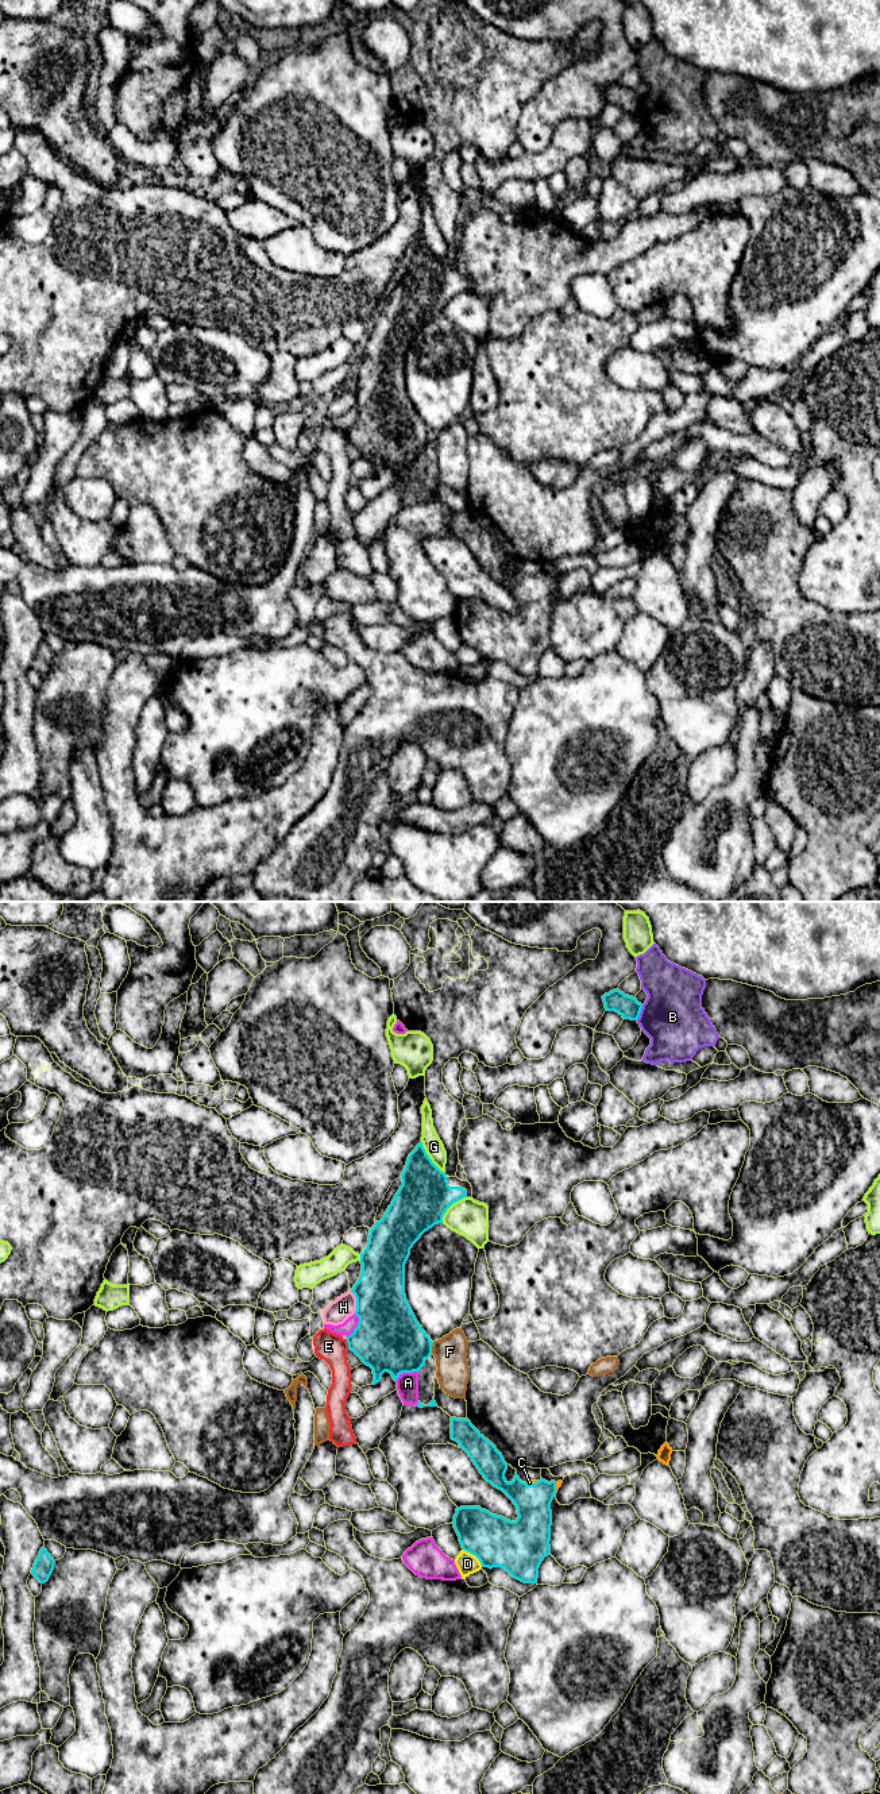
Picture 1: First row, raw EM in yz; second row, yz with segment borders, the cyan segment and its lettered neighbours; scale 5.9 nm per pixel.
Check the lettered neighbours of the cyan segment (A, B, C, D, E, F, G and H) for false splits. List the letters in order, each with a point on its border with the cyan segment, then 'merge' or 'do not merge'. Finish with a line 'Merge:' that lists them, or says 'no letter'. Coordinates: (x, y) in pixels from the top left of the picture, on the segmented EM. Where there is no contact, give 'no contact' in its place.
A: yz (405, 1372) | do not merge
B: yz (639, 1013) | do not merge
C: yz (532, 1484) | merge
D: yz (474, 1554) | do not merge
E: yz (348, 1345) | do not merge
F: yz (431, 1347) | do not merge
G: yz (428, 1157) | do not merge
H: yz (356, 1301) | do not merge
Merge: C

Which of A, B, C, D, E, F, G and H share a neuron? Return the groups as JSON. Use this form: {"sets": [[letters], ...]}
{"sets": [["A"], ["B"], ["C"], ["D"], ["E"], ["F"], ["G"], ["H"]]}

